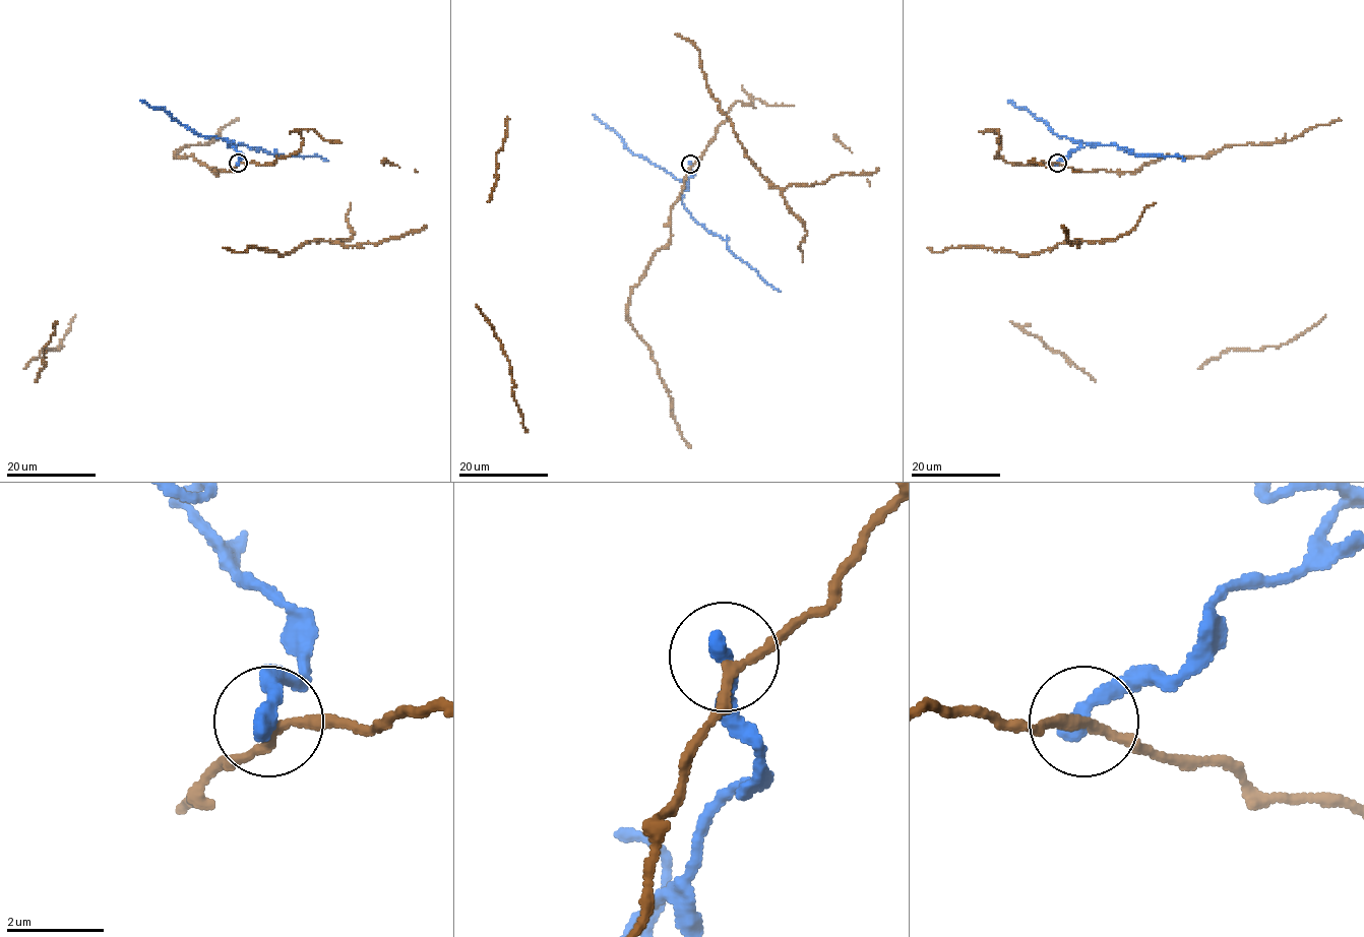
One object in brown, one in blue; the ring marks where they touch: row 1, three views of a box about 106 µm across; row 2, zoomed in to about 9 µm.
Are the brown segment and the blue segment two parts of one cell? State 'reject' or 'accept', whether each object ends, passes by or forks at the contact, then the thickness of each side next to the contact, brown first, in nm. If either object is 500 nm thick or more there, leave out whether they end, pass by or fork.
reject; brown passes by; blue ends there; 180 nm thick on the brown side, 440 nm on the other

